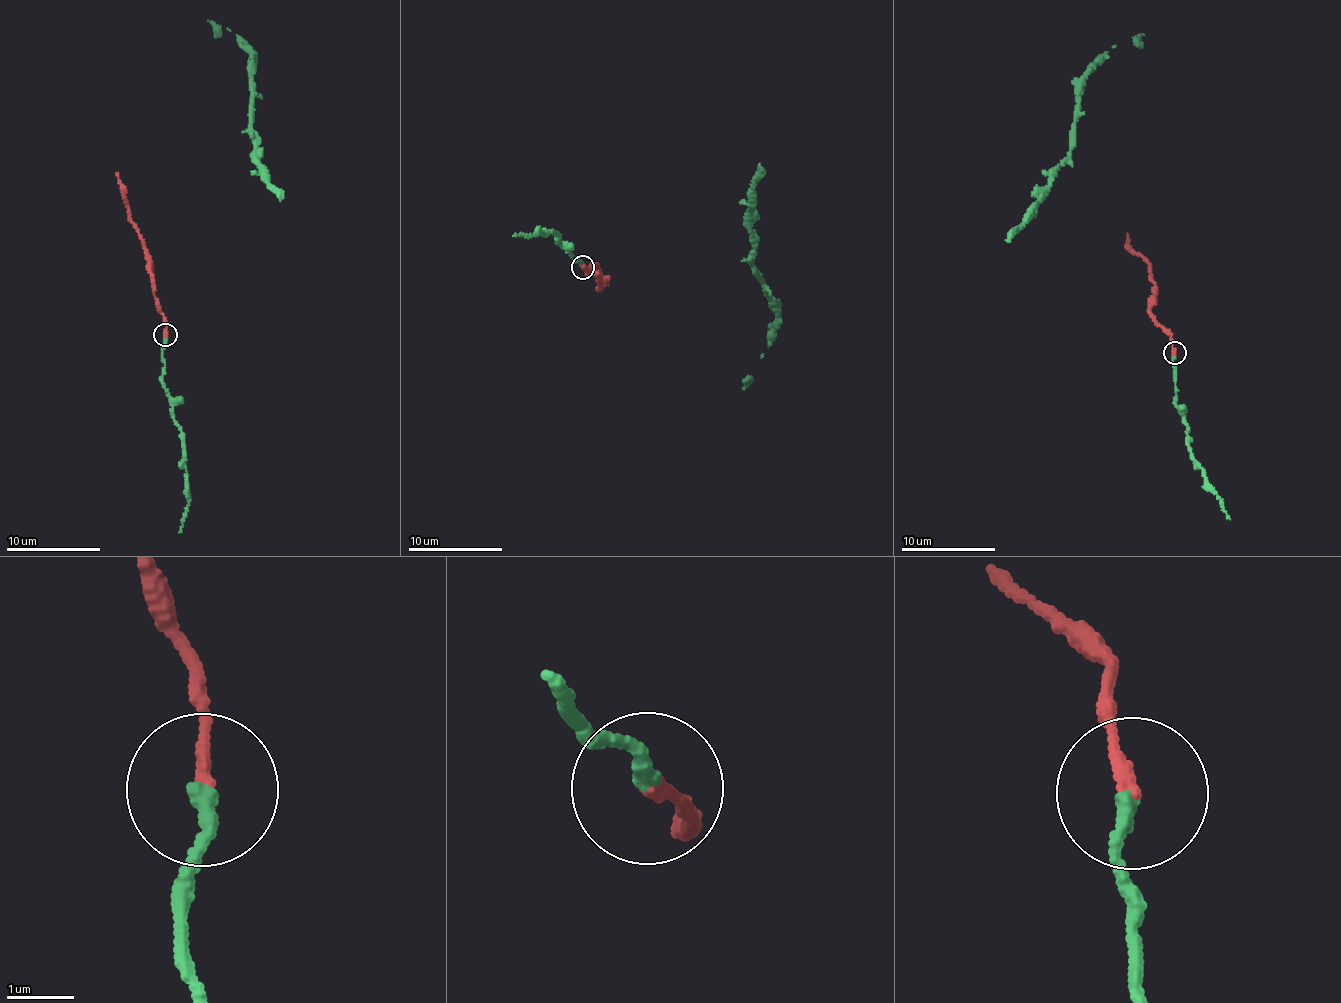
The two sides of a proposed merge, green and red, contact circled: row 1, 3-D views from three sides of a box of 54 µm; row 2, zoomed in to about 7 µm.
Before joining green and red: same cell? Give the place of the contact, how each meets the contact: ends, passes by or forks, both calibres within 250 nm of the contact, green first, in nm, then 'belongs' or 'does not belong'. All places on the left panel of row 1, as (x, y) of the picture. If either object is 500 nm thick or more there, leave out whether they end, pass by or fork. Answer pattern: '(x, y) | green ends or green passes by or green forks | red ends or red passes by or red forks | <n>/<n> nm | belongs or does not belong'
(165, 334) | green ends | red ends | 240/200 nm | belongs

